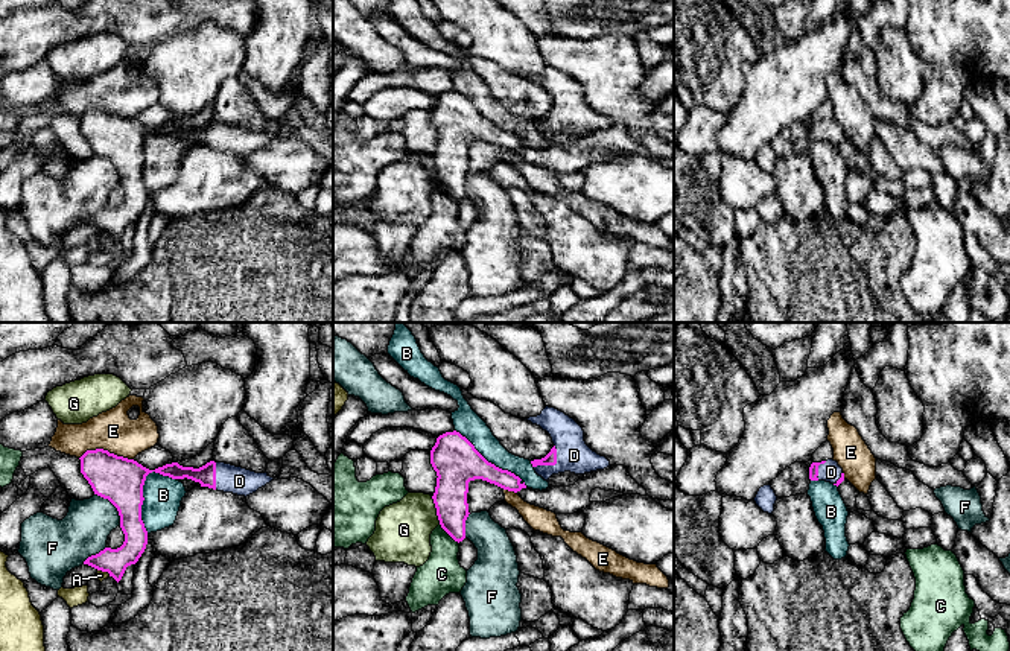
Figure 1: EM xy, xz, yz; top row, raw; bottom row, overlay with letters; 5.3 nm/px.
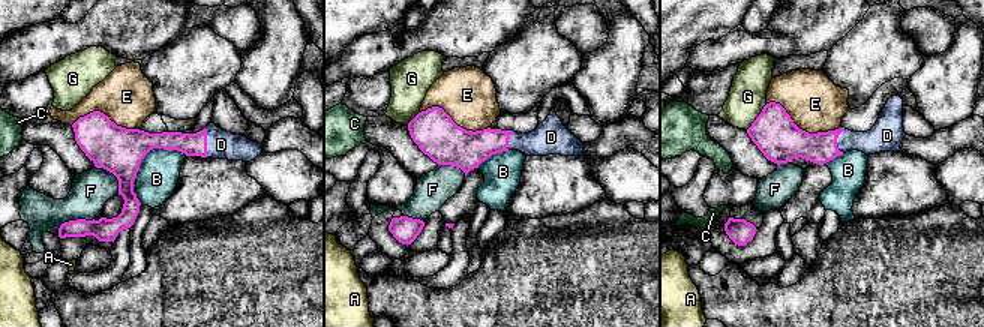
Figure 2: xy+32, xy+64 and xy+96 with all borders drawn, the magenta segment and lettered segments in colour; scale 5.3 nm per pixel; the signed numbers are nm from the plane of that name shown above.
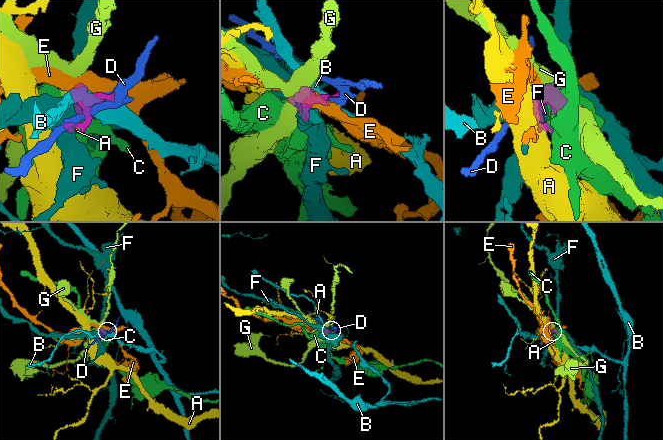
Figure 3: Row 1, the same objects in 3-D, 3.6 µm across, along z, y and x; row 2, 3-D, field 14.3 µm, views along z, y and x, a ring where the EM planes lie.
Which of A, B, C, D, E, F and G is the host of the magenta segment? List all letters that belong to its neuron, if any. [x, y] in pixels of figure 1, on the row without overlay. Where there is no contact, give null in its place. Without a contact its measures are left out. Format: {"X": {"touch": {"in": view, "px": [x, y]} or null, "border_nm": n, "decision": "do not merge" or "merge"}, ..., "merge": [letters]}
{"A": {"touch": {"in": "xy", "px": [104, 230]}, "border_nm": 80, "decision": "do not merge"}, "B": {"touch": {"in": "xy", "px": [143, 158]}, "border_nm": 340, "decision": "do not merge"}, "C": {"touch": {"in": "xz", "px": [449, 193]}, "border_nm": 140, "decision": "do not merge"}, "D": {"touch": {"in": "xz", "px": [554, 123]}, "border_nm": 170, "decision": "merge"}, "E": {"touch": {"in": "xy", "px": [107, 110]}, "border_nm": 280, "decision": "do not merge"}, "F": {"touch": {"in": "xy", "px": [114, 165]}, "border_nm": 220, "decision": "do not merge"}, "G": {"touch": {"in": "xz", "px": [437, 169]}, "border_nm": 160, "decision": "do not merge"}, "merge": ["D"]}

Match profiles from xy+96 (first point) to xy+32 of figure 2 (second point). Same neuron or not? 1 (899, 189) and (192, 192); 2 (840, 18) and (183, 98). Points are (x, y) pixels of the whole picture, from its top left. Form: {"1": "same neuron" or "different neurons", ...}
{"1": "same neuron", "2": "different neurons"}

